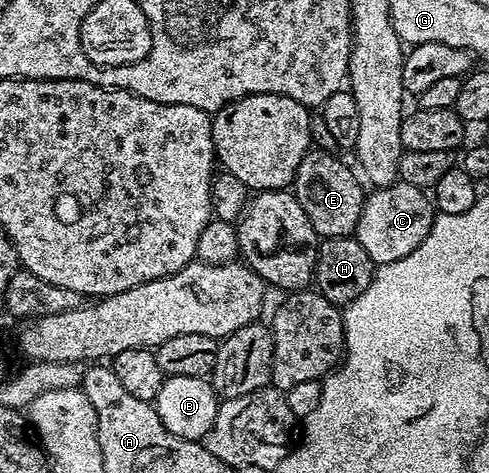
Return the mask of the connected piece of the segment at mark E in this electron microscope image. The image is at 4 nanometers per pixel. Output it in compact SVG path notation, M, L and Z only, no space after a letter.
M311 148L300 161L300 167L294 176L294 197L300 203L300 207L304 207L308 223L312 223L312 227L322 239L349 237L360 223L360 211L364 200L363 182L359 174L353 168L350 170L340 158L341 156L325 153L320 148Z

